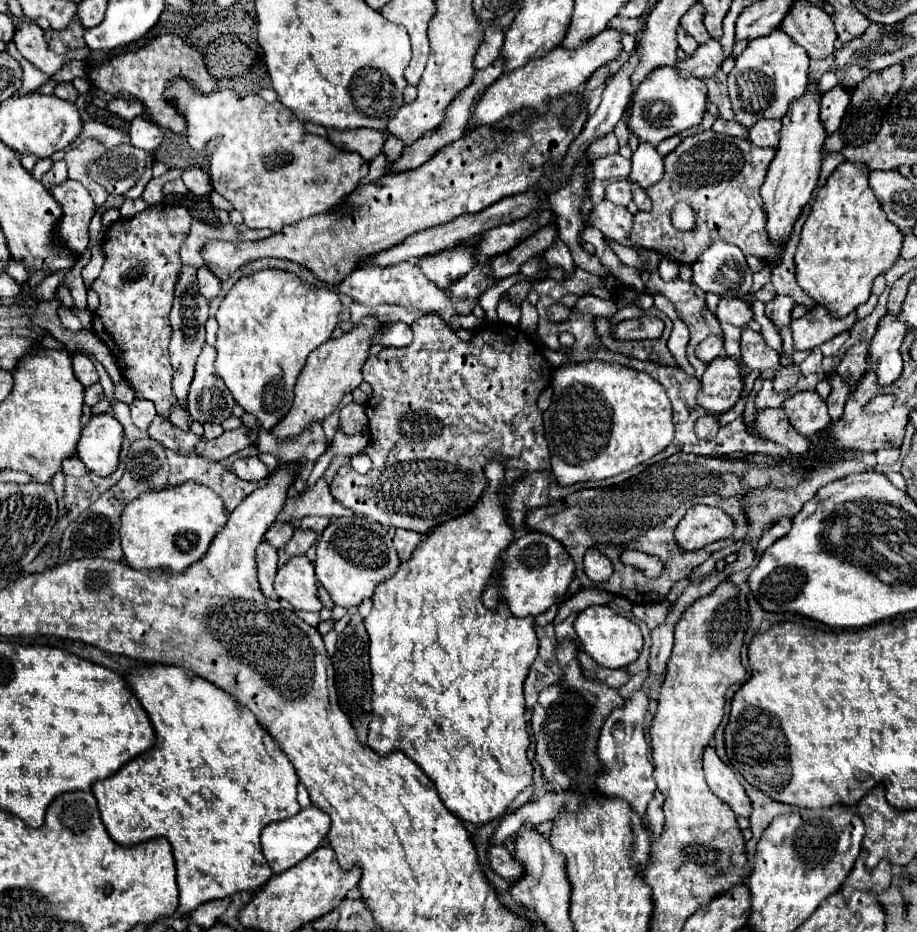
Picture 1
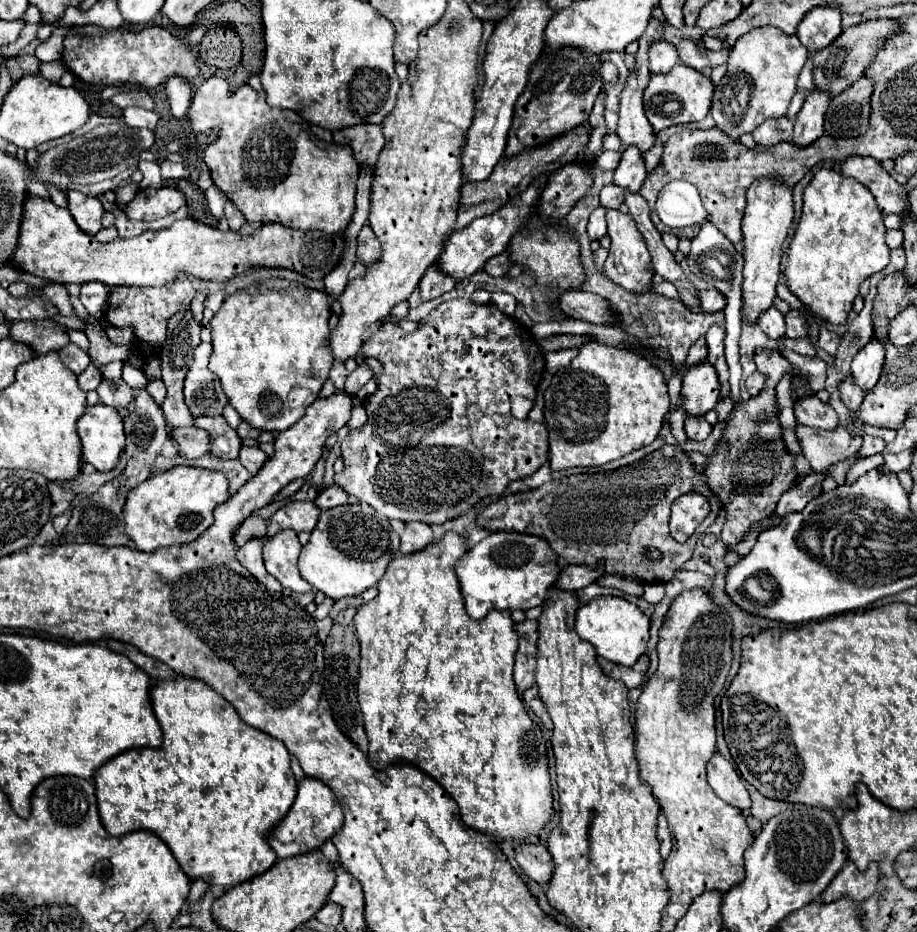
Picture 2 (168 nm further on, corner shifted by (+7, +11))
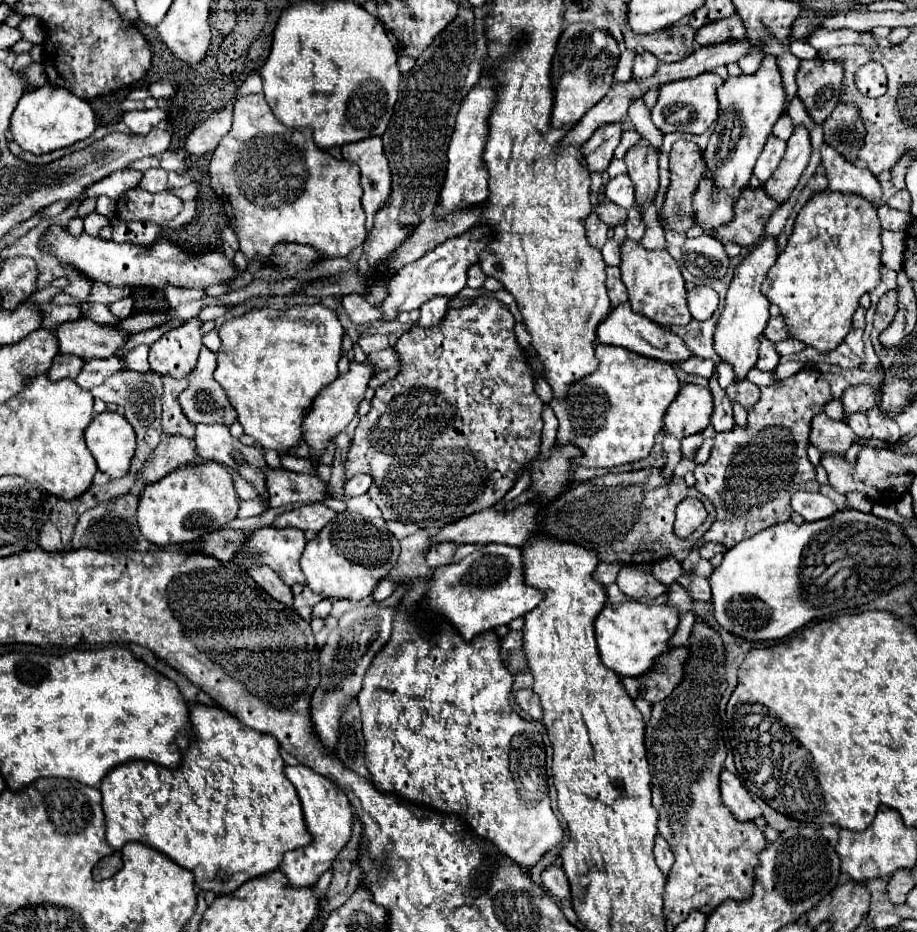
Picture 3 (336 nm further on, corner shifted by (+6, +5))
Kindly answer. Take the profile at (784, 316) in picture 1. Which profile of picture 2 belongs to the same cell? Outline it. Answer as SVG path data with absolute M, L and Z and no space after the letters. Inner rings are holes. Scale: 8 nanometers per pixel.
M772 306L768 308L760 320L758 320L758 326L760 330L770 338L770 340L780 340L784 338L784 316Z

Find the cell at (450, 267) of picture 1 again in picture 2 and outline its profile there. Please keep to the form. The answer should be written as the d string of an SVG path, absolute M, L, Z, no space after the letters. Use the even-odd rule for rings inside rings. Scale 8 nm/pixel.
M430 266L426 270L426 276L422 276L420 280L420 294L422 294L422 300L428 302L428 300L434 300L434 298L440 298L442 294L450 292L454 288L454 280L442 276L442 272L438 274L438 268L436 266Z

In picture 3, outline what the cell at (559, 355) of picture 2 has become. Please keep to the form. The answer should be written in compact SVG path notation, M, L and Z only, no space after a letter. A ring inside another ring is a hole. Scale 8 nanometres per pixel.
M629 302L625 304L619 304L617 308L613 308L609 312L609 316L597 326L597 332L595 332L595 344L613 344L613 346L623 346L631 352L637 352L641 356L647 356L647 358L655 358L655 360L663 360L663 362L671 362L671 364L679 364L683 360L687 360L691 356L691 352L687 350L685 342L671 334L669 330L665 330L663 326L655 324L653 320L641 316L641 314L635 314L629 306Z

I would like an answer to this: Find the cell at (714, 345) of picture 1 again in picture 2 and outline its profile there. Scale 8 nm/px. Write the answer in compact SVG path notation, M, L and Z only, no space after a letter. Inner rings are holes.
M702 338L690 348L686 356L686 366L696 366L696 364L702 364L704 360L706 360L706 340Z

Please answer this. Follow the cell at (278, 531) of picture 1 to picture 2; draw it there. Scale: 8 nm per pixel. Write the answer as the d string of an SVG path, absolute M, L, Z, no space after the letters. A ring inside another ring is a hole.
M248 516L246 522L242 522L234 534L234 544L238 544L238 548L242 548L250 538L264 538L266 536L266 528L268 528L268 520L260 518L260 516Z

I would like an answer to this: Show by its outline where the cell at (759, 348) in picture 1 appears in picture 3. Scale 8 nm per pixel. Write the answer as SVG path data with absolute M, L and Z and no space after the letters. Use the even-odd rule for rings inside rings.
M803 368L789 378L783 378L771 386L761 388L759 402L749 410L747 426L737 424L735 430L729 430L727 434L717 434L713 438L709 460L705 464L697 464L693 472L697 478L695 488L701 494L705 494L717 510L717 520L713 522L709 532L703 534L703 538L699 540L701 544L711 540L711 542L725 544L727 548L733 548L735 544L755 536L763 528L769 528L779 522L787 522L793 512L789 506L789 500L797 490L817 492L819 482L815 480L815 468L807 458L809 424L817 412L823 412L823 406L831 398L833 396L831 396L829 384L823 380L823 376L813 368Z

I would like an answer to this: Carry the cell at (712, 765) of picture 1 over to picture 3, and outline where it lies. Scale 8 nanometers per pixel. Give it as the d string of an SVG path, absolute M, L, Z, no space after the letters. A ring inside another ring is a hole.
M723 770L719 786L721 786L721 800L733 812L735 818L745 822L745 820L755 820L757 816L761 816L761 808L747 794L747 790L741 786L735 774Z

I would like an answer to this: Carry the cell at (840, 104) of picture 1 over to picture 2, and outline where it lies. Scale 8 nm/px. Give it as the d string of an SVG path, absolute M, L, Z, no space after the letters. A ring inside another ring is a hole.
M812 92L806 96L804 106L794 120L794 134L790 138L792 144L810 146L824 134L824 114L828 104L830 98L822 96L822 92Z

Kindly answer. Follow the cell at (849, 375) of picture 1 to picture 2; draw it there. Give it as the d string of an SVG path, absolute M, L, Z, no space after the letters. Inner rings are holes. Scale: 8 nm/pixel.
M852 376L846 378L846 382L840 384L840 396L842 396L844 406L846 406L852 414L858 410L858 406L860 406L862 400L864 400L864 392L862 392L858 386L854 386Z

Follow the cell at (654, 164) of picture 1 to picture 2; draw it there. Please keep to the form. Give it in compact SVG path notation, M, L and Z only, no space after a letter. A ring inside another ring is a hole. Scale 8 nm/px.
M630 146L614 170L614 184L628 190L628 192L638 192L640 186L646 180L646 168L644 168L644 158L640 156L638 148Z

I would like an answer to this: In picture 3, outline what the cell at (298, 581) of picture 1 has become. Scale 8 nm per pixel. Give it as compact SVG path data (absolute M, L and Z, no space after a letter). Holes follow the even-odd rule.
M267 526L267 528L251 532L251 536L247 538L247 542L237 552L235 562L241 564L241 566L245 566L245 564L267 564L273 572L277 572L281 576L281 580L287 586L305 584L305 576L303 576L303 572L299 568L299 558L301 558L303 550L305 550L305 538L303 538L301 530L297 530L297 528L277 530L277 528Z

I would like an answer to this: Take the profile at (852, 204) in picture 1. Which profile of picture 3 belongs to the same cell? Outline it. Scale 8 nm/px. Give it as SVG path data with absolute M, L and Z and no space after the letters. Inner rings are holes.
M831 190L815 192L807 204L799 210L793 232L789 236L787 248L779 254L777 262L771 266L765 282L763 294L769 302L781 308L787 320L791 338L801 340L817 350L833 350L851 330L851 318L859 306L859 298L871 292L881 282L881 222L877 218L875 206L859 194L839 194Z

